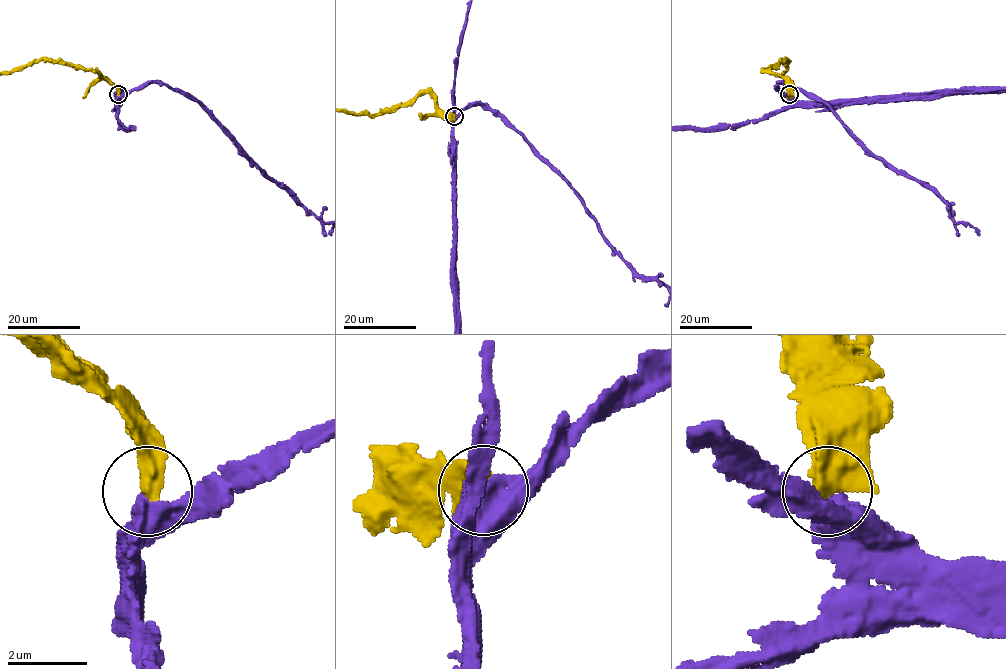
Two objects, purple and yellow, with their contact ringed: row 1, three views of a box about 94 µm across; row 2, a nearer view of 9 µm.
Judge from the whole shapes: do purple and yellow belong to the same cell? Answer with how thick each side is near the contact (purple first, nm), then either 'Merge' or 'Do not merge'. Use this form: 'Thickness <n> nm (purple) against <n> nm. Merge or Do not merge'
Thickness 550 nm (purple) against 650 nm. Merge

